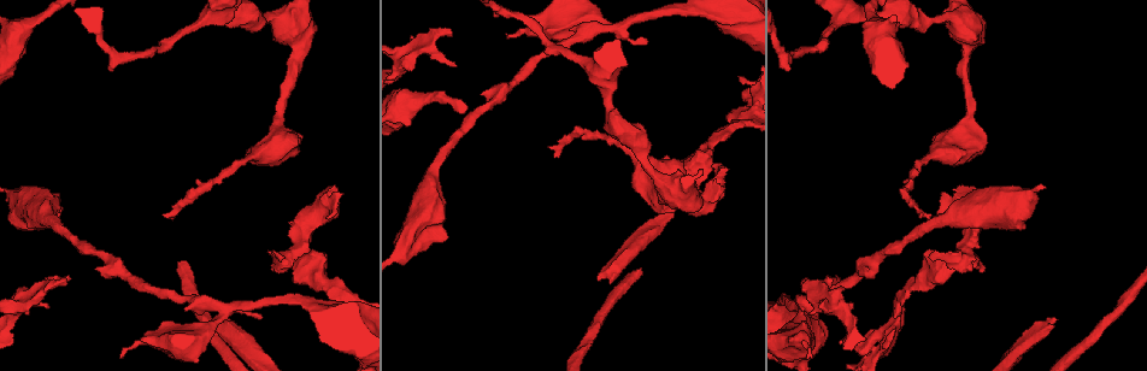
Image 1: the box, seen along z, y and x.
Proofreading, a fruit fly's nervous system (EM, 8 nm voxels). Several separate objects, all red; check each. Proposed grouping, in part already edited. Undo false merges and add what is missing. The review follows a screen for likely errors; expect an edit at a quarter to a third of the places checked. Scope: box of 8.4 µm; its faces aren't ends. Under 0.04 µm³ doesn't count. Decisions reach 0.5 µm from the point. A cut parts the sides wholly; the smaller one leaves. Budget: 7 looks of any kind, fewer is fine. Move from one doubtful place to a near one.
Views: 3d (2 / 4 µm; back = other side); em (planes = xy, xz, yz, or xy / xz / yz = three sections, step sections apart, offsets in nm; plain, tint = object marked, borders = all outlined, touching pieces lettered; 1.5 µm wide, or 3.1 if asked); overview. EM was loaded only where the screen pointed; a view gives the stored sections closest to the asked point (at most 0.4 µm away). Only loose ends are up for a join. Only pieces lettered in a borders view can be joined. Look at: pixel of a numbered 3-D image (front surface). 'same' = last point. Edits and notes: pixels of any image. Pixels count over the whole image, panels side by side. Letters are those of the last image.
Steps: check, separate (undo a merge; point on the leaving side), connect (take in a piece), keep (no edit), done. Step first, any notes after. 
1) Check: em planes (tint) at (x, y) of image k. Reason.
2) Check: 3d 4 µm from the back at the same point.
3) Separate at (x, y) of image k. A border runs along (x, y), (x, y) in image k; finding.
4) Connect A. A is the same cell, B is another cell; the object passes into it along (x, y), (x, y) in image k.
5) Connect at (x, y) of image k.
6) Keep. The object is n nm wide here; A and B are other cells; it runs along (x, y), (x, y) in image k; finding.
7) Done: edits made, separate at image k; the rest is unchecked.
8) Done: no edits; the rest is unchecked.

Check: em planes (borders) at (930, 213) of image 1. Tapers out.

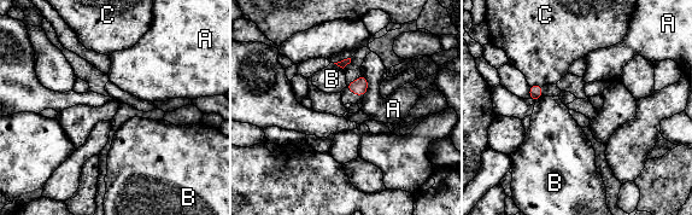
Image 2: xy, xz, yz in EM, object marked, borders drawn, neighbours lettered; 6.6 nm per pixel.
Keep. The longest contact is with A, 160 nm; A, B and C are other cells; a border runs along (333, 63), (342, 69) in image 2; no lettered piece goes on from it.

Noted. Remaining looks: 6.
Check: em planes (borders) at (971, 259) of image 1.

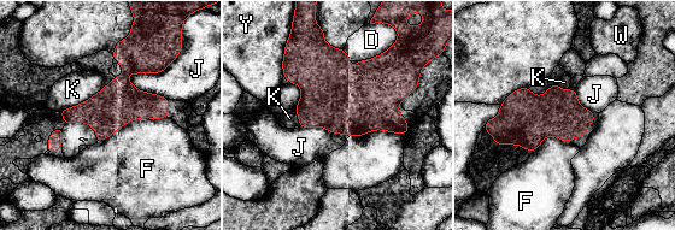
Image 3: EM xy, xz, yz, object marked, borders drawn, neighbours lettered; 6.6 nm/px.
Keep. D, F, J, K, W and Y are other cells; a border runs along (166, 117), (128, 121), (97, 143) in image 3; no lettered piece goes on from it.

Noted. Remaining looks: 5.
Check: em planes (borders) at (598, 279) of image 1. Long arm stops here.

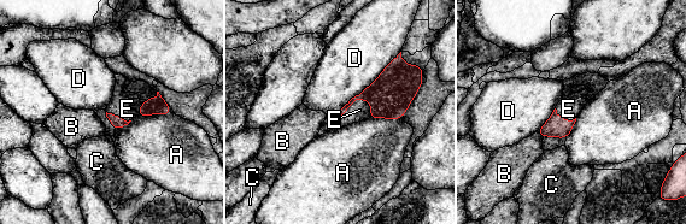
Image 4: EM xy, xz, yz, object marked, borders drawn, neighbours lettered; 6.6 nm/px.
Connect E. E is the same cell, A, B, C and D are other cells; the object passes into it along (390, 95), (355, 100), (359, 110) in image 4; the neuron continues.

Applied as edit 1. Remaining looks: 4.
Done: edits made, connect at image 4; the rest is unchecked.

